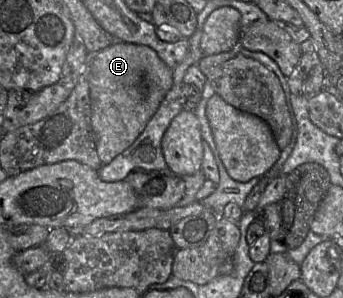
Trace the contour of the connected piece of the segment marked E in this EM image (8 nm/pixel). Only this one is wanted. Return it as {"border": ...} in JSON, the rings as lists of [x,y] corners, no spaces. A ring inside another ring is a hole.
{"border":[[[114,41],[90,55],[91,125],[103,165],[130,147],[144,131],[173,85],[173,69],[152,48]]]}

